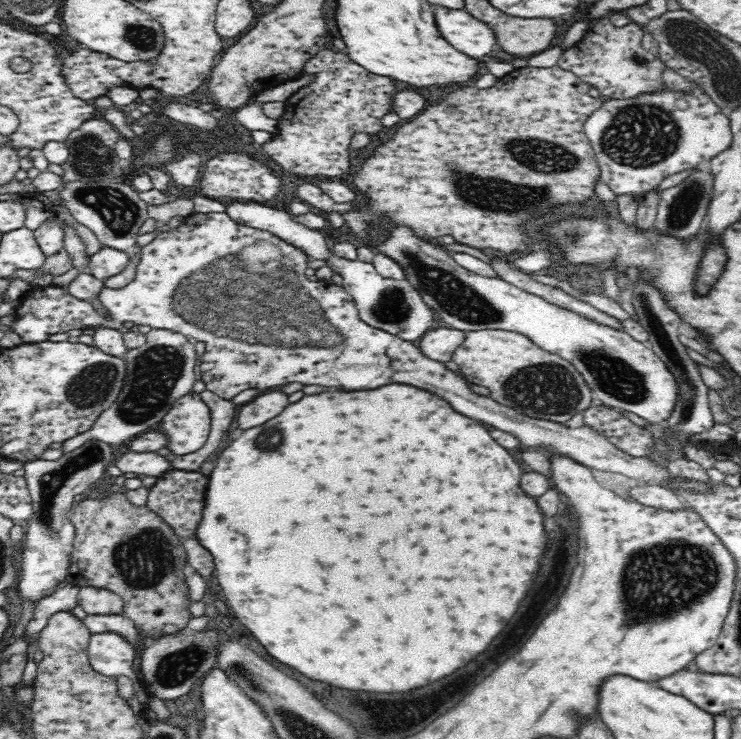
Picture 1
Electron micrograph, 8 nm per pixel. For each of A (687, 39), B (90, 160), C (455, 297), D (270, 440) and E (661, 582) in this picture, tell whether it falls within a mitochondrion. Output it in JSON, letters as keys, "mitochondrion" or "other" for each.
{"A":"mitochondrion","B":"mitochondrion","C":"mitochondrion","D":"mitochondrion","E":"mitochondrion"}

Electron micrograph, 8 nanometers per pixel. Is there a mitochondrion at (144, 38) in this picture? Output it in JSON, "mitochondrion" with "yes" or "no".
{"mitochondrion":"yes"}

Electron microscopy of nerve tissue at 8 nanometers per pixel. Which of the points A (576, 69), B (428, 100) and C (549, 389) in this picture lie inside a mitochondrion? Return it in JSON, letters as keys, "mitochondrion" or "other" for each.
{"A":"other","B":"other","C":"mitochondrion"}

